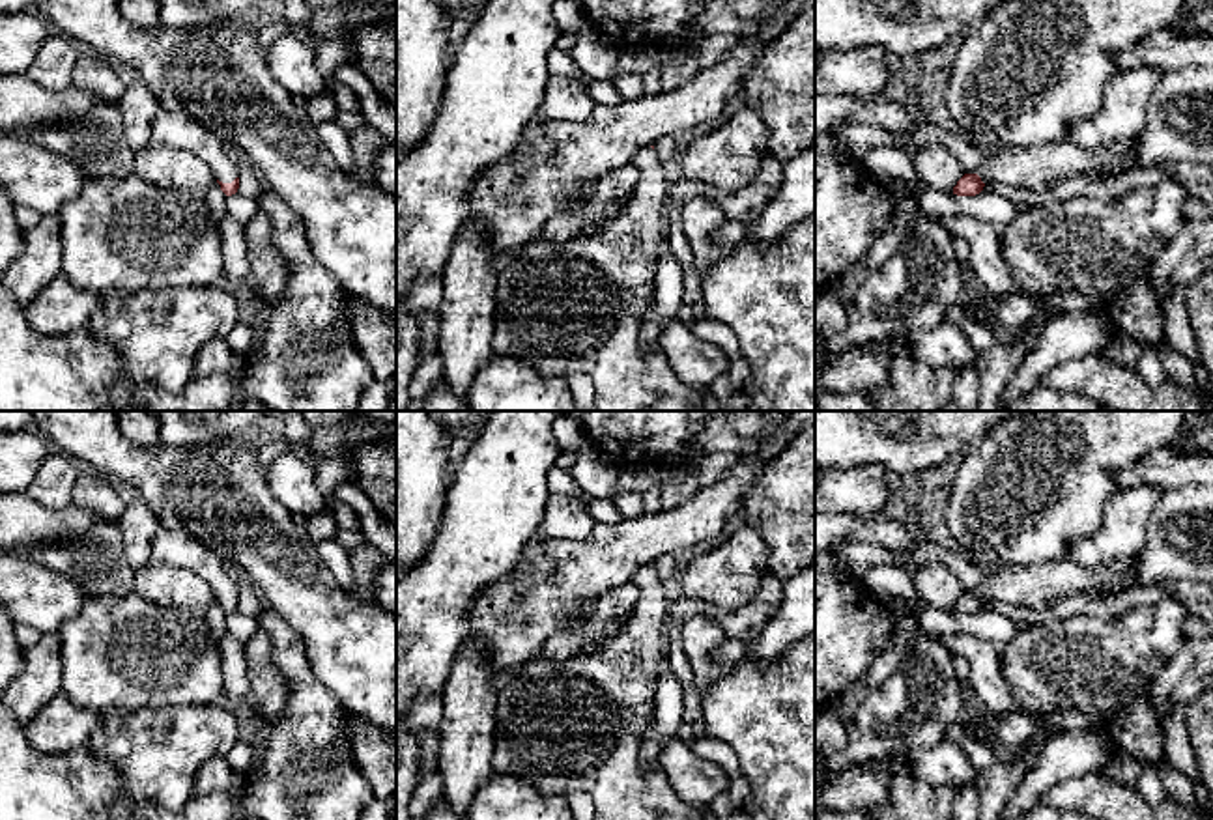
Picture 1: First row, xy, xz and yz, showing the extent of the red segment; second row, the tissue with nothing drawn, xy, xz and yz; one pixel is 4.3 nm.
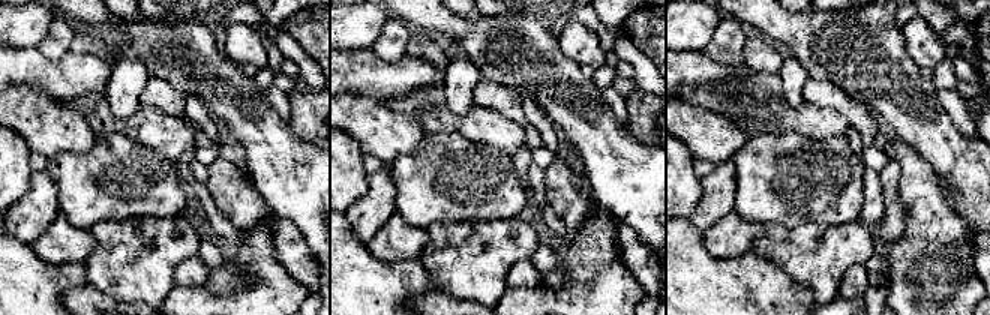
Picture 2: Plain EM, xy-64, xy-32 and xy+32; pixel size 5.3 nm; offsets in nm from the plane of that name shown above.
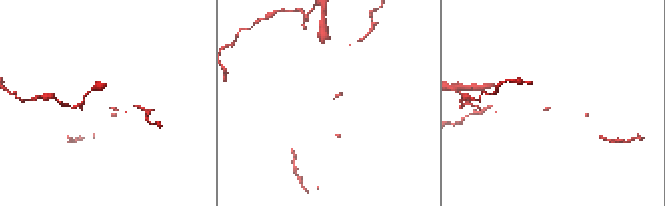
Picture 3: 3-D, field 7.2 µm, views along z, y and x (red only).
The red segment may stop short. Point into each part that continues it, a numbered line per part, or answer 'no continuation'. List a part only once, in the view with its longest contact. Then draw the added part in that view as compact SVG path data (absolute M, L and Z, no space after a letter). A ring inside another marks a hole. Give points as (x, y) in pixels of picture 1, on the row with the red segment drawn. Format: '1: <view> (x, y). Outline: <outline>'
1: xy (174, 129). Outline: M161 108L151 120L151 138L170 148L191 151L222 183L232 183L237 177L237 166L226 157L222 140L191 116Z

